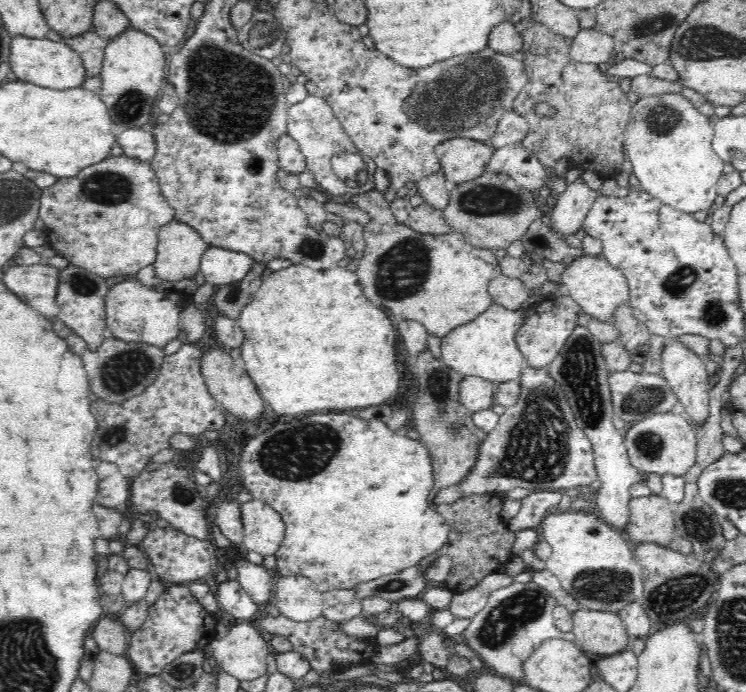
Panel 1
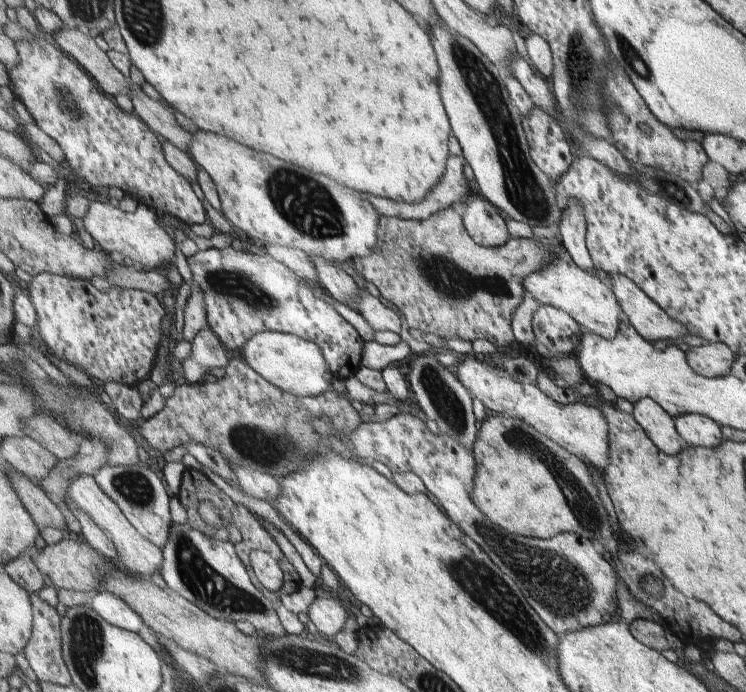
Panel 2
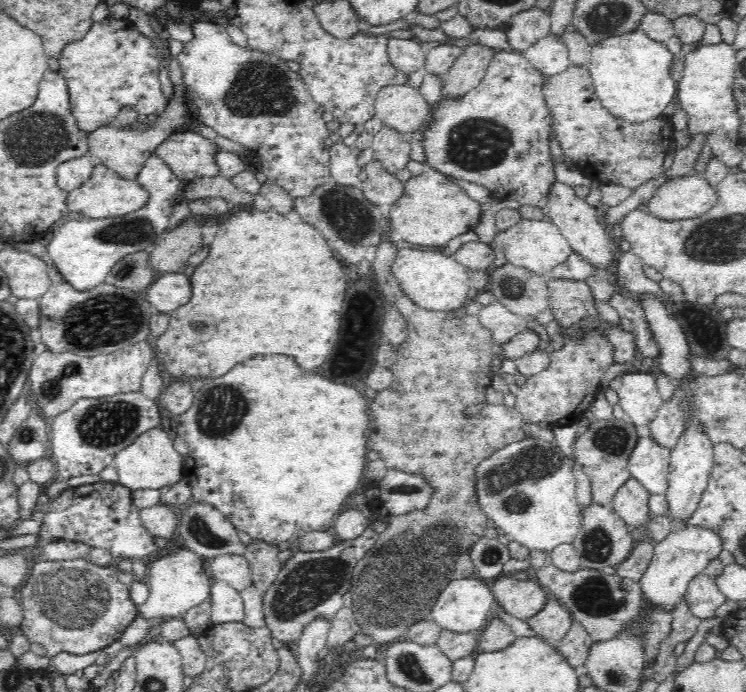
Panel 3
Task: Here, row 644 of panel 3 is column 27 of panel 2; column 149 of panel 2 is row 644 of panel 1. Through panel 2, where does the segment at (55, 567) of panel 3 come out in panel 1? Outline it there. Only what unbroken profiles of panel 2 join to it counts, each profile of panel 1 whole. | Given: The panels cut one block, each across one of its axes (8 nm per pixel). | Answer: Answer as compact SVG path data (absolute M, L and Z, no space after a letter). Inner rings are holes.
M165 584L162 594L156 598L156 602L146 610L146 620L142 622L140 628L127 628L126 626L126 657L134 662L140 673L146 675L159 676L162 670L170 664L180 654L192 650L204 649L212 639L215 638L216 622L214 618L207 613L202 605L191 593L188 585Z

